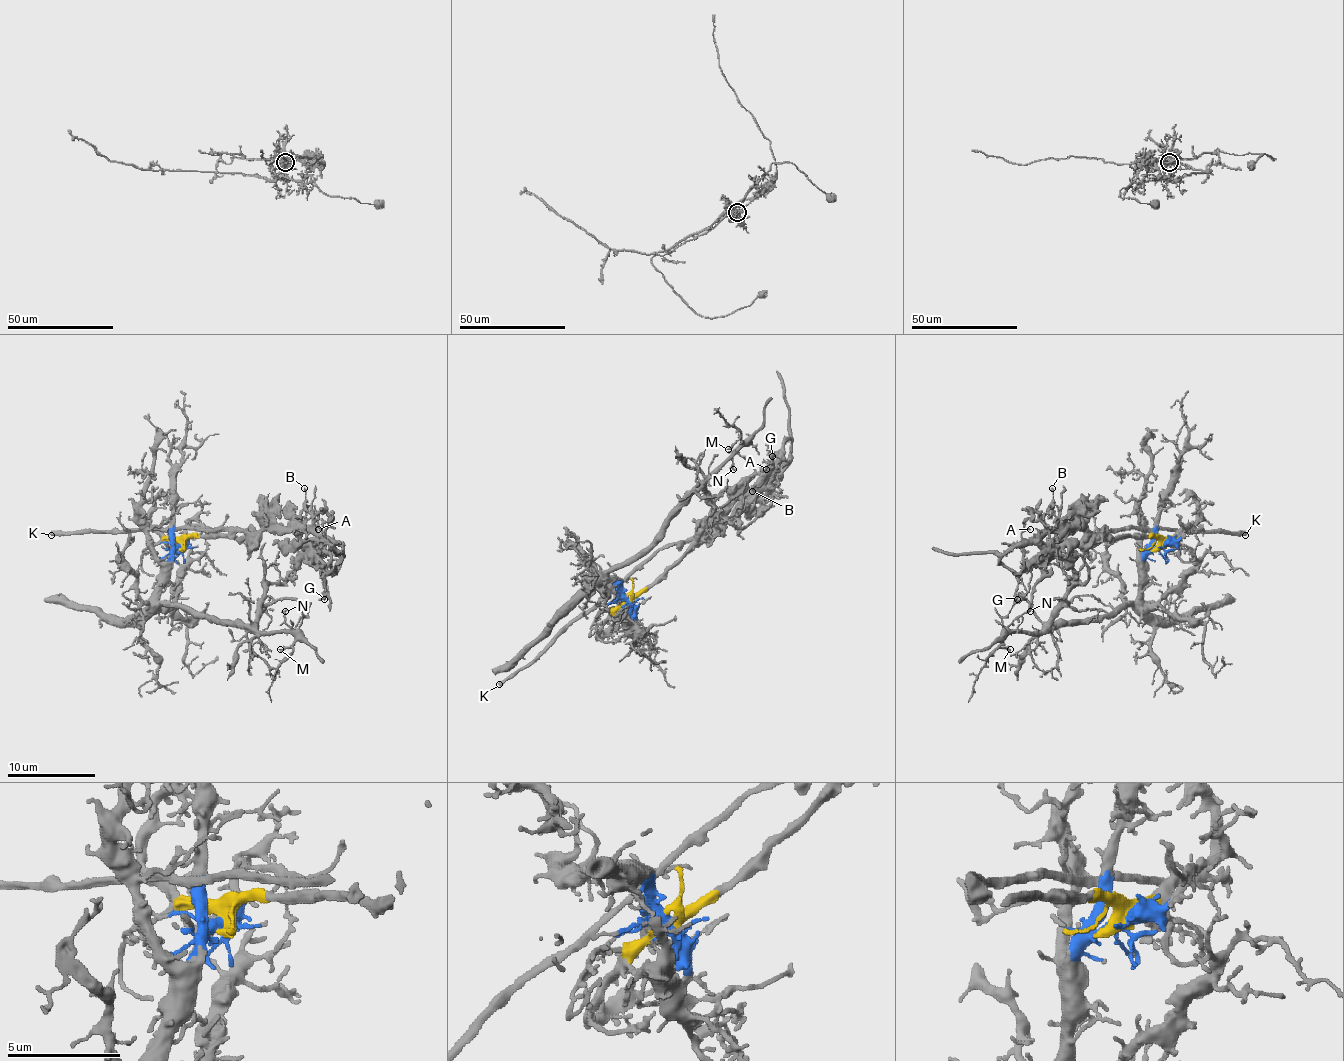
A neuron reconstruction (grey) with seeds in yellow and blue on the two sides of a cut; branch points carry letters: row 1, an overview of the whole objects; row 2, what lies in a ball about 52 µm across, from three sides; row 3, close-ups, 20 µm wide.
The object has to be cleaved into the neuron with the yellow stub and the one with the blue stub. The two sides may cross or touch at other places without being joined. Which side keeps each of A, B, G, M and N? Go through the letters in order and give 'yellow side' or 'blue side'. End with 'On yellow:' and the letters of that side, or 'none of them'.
A: yellow side
B: yellow side
G: yellow side
M: blue side
N: blue side
On yellow: A, B, G

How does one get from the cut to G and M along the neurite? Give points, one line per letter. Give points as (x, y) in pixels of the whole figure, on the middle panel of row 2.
G: (628, 599), (639, 595), (712, 522), (752, 498), (771, 456)
M: (628, 599), (606, 575), (631, 564), (650, 544), (661, 524), (743, 443), (736, 443), (727, 449)

